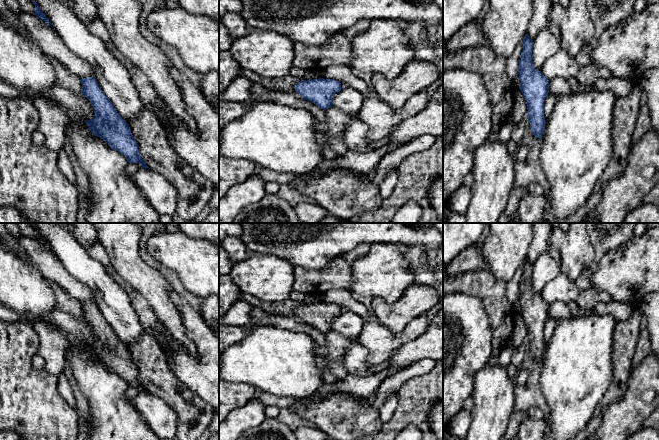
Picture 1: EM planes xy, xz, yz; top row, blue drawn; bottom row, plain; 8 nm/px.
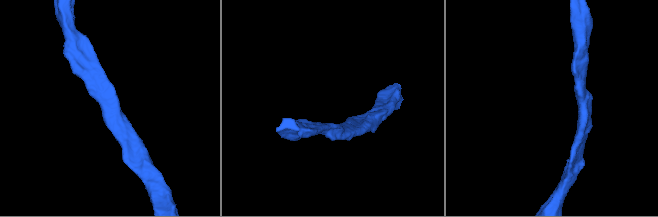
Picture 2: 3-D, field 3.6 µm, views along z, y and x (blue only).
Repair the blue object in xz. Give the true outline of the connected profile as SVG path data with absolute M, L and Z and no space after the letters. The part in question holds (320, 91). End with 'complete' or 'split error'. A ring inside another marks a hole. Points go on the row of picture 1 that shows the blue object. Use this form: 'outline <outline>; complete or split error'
outline M334 79L301 80L294 87L305 100L316 104L321 109L332 107L332 97L342 90L341 83Z; complete

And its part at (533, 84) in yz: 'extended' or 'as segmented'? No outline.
as segmented

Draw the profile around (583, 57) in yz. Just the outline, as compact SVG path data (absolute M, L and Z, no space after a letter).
M589 42L585 44L579 51L579 53L576 55L575 59L580 67L587 66L590 62L590 54L595 46L595 43Z

